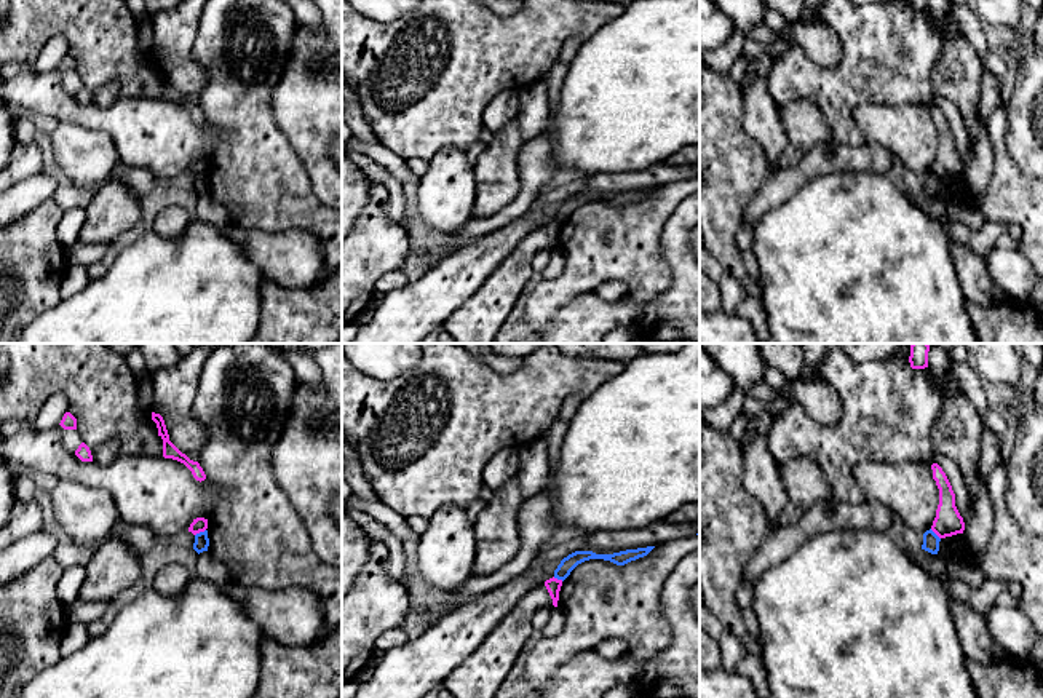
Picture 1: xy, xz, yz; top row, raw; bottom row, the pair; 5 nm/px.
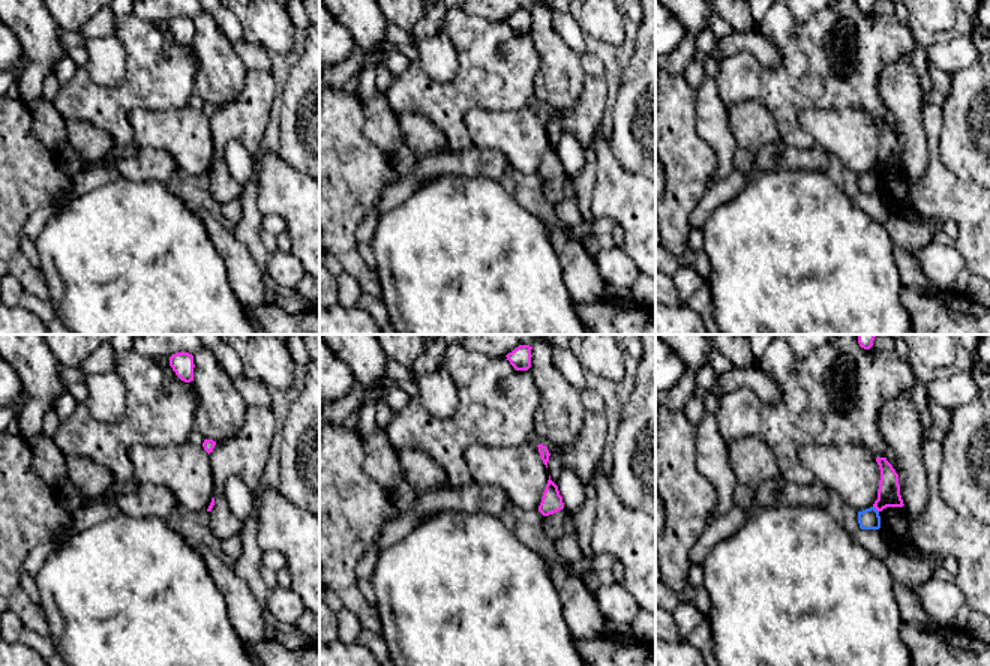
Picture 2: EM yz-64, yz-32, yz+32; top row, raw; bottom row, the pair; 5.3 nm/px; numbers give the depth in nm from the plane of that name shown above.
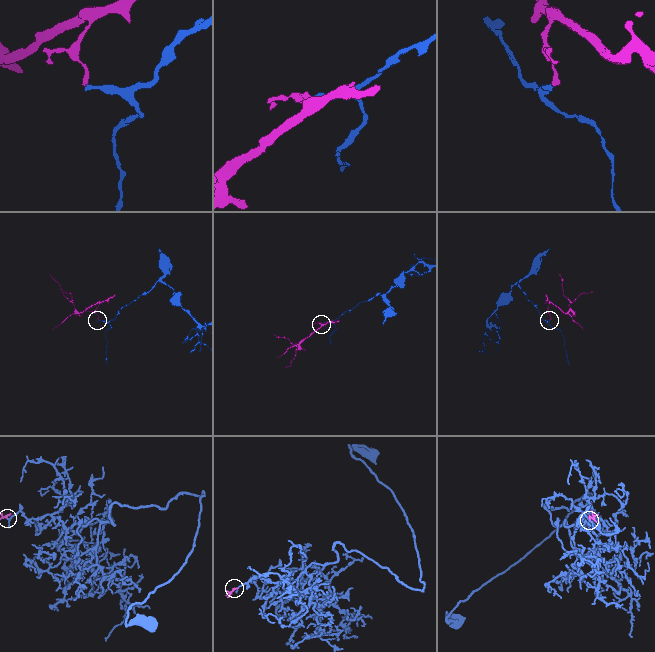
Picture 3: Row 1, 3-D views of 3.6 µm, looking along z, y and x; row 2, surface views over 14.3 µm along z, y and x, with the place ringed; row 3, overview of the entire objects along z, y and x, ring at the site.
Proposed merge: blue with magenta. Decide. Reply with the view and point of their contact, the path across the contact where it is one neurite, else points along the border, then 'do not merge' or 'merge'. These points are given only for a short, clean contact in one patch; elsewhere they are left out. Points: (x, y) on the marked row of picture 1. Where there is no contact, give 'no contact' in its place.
contact xy (200, 532); border xy (205, 529), (195, 535); do not merge

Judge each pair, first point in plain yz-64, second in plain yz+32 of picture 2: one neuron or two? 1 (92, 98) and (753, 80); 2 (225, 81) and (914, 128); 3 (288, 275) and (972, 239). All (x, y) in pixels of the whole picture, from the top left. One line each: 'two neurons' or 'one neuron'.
1: one neuron
2: one neuron
3: two neurons

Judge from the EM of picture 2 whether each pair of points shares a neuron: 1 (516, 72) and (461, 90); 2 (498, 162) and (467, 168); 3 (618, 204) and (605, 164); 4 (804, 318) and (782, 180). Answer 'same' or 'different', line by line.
1: same
2: same
3: same
4: same

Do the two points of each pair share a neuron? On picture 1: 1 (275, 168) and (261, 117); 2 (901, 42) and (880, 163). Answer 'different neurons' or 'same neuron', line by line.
1: same neuron
2: different neurons

